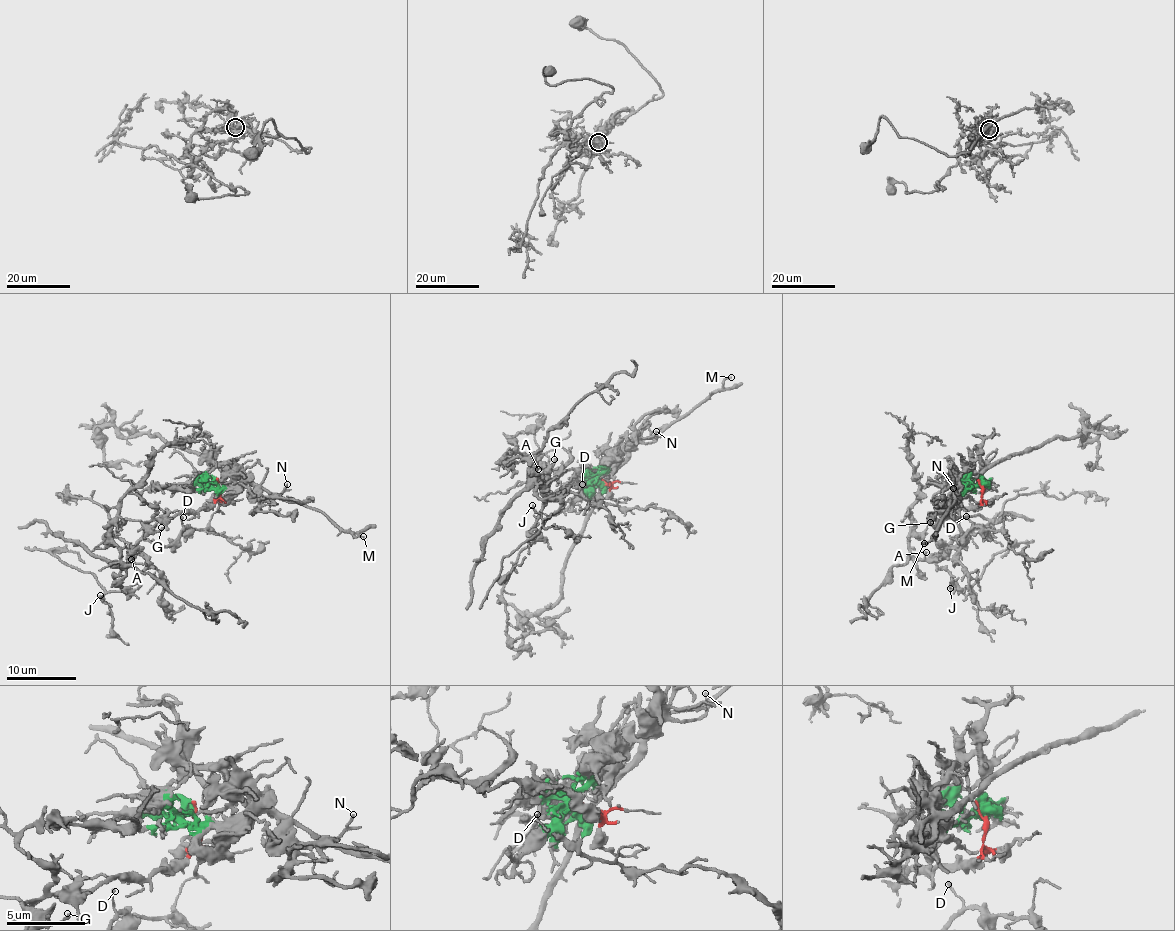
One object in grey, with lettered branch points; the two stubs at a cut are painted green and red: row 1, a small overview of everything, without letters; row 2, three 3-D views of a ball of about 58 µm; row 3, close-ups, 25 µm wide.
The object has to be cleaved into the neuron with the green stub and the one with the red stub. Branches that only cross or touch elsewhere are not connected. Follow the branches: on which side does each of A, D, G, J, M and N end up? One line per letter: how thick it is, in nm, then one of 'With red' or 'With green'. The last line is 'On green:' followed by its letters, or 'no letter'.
A: Thickness 130 nm. With red
D: Thickness 90 nm. With red
G: Thickness 150 nm. With red
J: Thickness 120 nm. With red
M: Thickness 100 nm. With green
N: Thickness 120 nm. With green
On green: M, N

